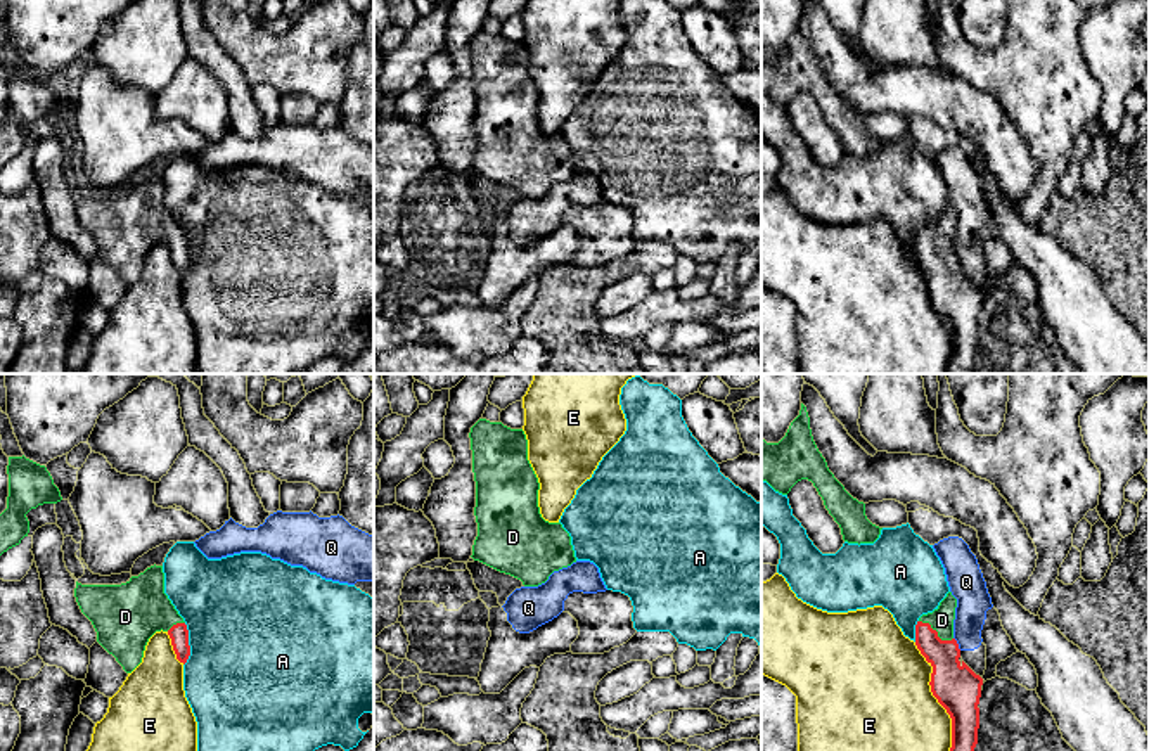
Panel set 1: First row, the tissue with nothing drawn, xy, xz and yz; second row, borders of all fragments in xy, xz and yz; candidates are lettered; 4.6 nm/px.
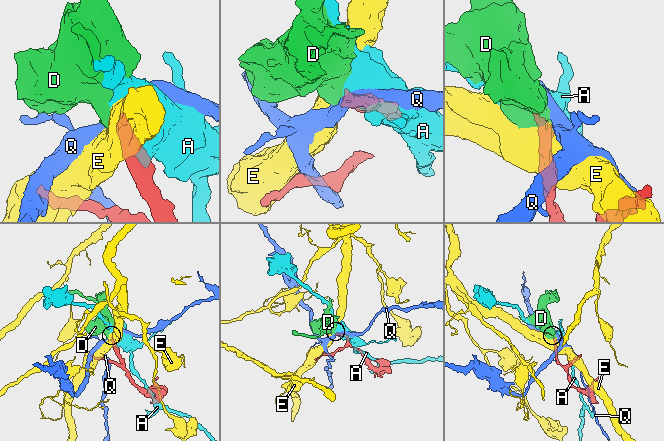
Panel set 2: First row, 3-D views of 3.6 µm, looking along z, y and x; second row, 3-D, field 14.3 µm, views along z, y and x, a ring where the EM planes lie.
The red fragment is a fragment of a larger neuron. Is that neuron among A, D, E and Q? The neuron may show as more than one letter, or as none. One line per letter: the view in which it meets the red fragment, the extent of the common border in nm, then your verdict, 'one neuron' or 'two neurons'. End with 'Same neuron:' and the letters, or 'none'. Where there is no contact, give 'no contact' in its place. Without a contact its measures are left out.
A: meets red in xy; contact 200 nm long; two neurons
D: meets red in yz; contact 180 nm long; one neuron
E: meets red in yz; contact 600 nm long; two neurons
Q: meets red in yz; contact 70 nm long; two neurons
Same neuron: D

